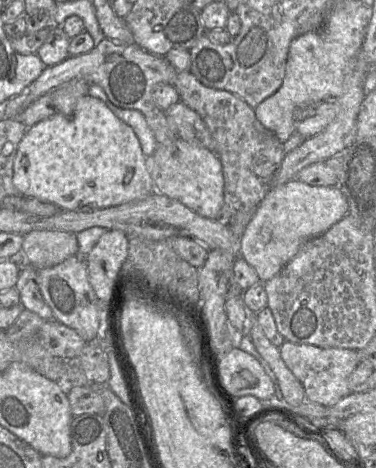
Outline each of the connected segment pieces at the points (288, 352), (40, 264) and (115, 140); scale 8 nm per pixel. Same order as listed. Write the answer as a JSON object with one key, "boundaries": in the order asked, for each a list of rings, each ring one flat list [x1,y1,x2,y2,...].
{"boundaries":[[[287,340,279,349,286,366,303,385,308,401,331,407,351,393,348,380,359,363,356,350,295,344]],[[35,230,23,236,24,259,37,270,52,267,79,254,74,232]],[[90,95,79,98,70,114,56,114,27,128,18,145,14,158,13,185,19,195,53,203,58,206,61,211,89,208,101,209,117,206,123,203,143,199,155,191,148,168,148,158,144,155,140,142,133,129,119,119,102,100]]]}

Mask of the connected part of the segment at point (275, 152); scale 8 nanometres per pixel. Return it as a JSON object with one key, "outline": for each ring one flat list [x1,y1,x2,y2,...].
{"outline":[[178,71,174,86,180,101,200,115,216,143,224,176,224,203,219,220,227,220,241,208,257,208,285,157,283,143,258,121,252,107,231,92,205,86,190,71]]}

